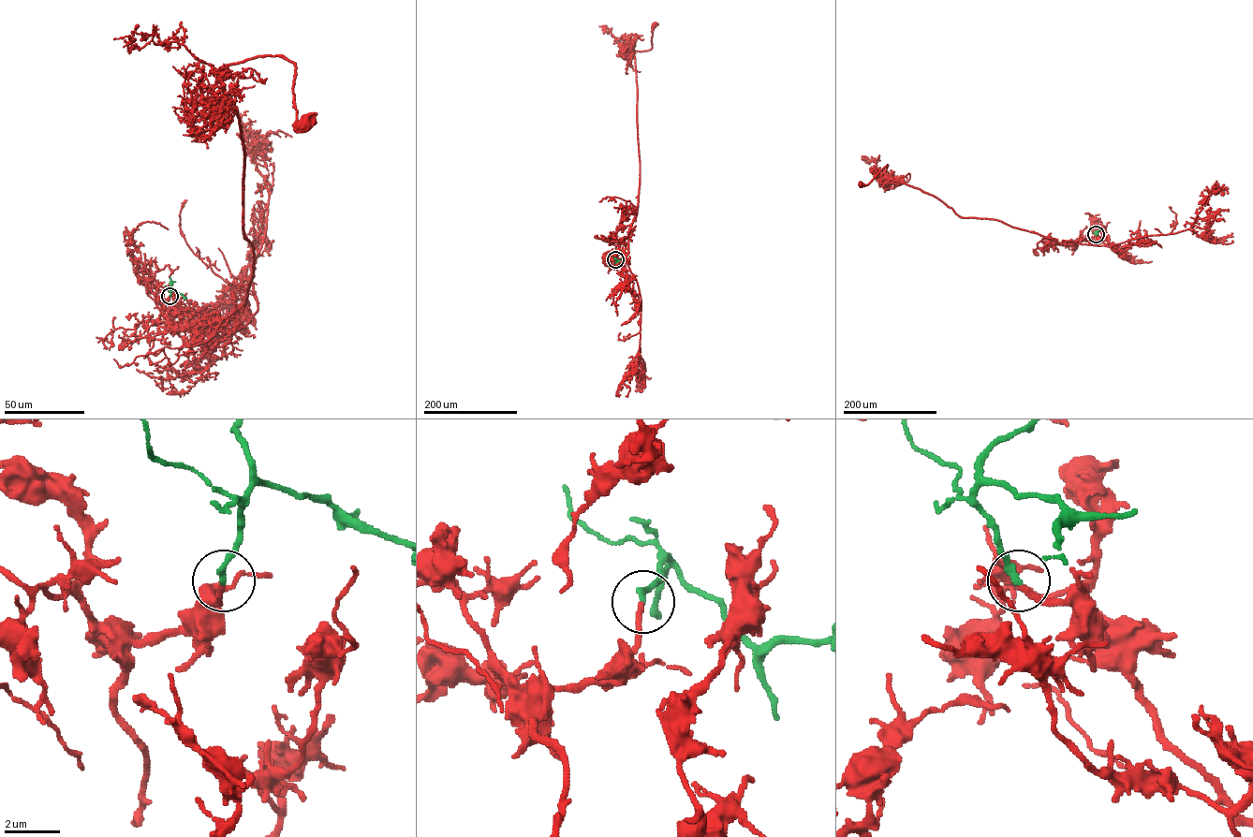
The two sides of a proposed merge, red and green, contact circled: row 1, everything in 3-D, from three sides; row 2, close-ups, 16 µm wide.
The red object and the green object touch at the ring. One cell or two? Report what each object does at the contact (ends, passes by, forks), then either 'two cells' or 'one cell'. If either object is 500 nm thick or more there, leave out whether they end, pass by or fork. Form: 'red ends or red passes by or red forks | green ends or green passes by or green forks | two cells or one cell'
red ends | green ends | one cell

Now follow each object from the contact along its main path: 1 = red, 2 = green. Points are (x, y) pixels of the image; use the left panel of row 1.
1: (170, 296), (175, 328), (221, 330), (252, 280), (244, 147), (217, 71), (287, 57), (295, 123), (307, 123)
2: (169, 296), (171, 280), (169, 283)

